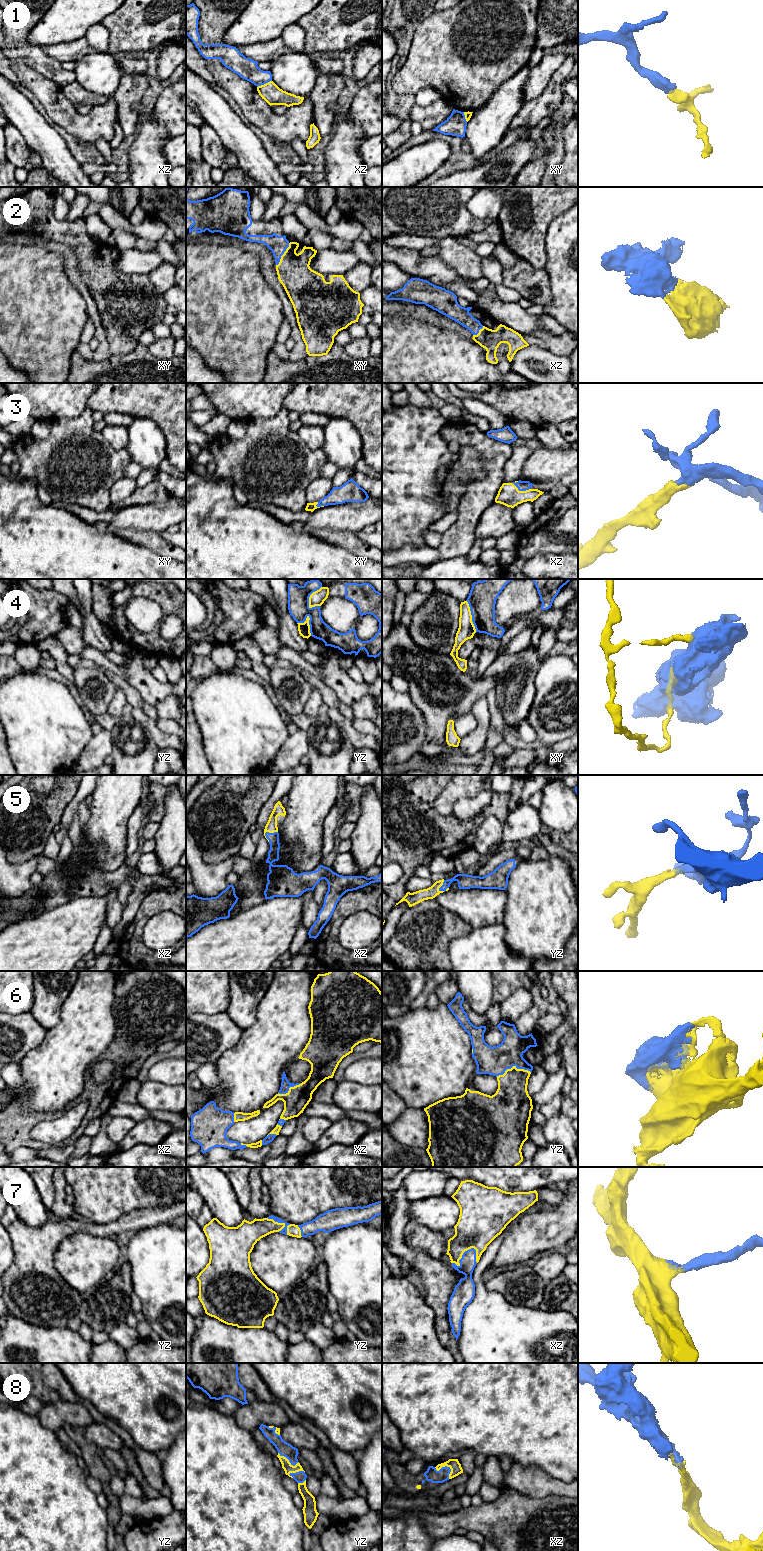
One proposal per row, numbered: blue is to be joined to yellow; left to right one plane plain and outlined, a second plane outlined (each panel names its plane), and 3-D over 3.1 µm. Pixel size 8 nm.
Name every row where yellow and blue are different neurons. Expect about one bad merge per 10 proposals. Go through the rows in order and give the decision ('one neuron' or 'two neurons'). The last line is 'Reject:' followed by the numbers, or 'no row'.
1: two neurons
2: one neuron
3: one neuron
4: two neurons
5: one neuron
6: one neuron
7: one neuron
8: one neuron
Reject: 1, 4

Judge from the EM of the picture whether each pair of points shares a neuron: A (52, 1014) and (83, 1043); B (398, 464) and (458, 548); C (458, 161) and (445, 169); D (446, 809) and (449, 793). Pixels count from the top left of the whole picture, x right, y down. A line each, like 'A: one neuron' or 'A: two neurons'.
A: two neurons
B: two neurons
C: one neuron
D: one neuron

